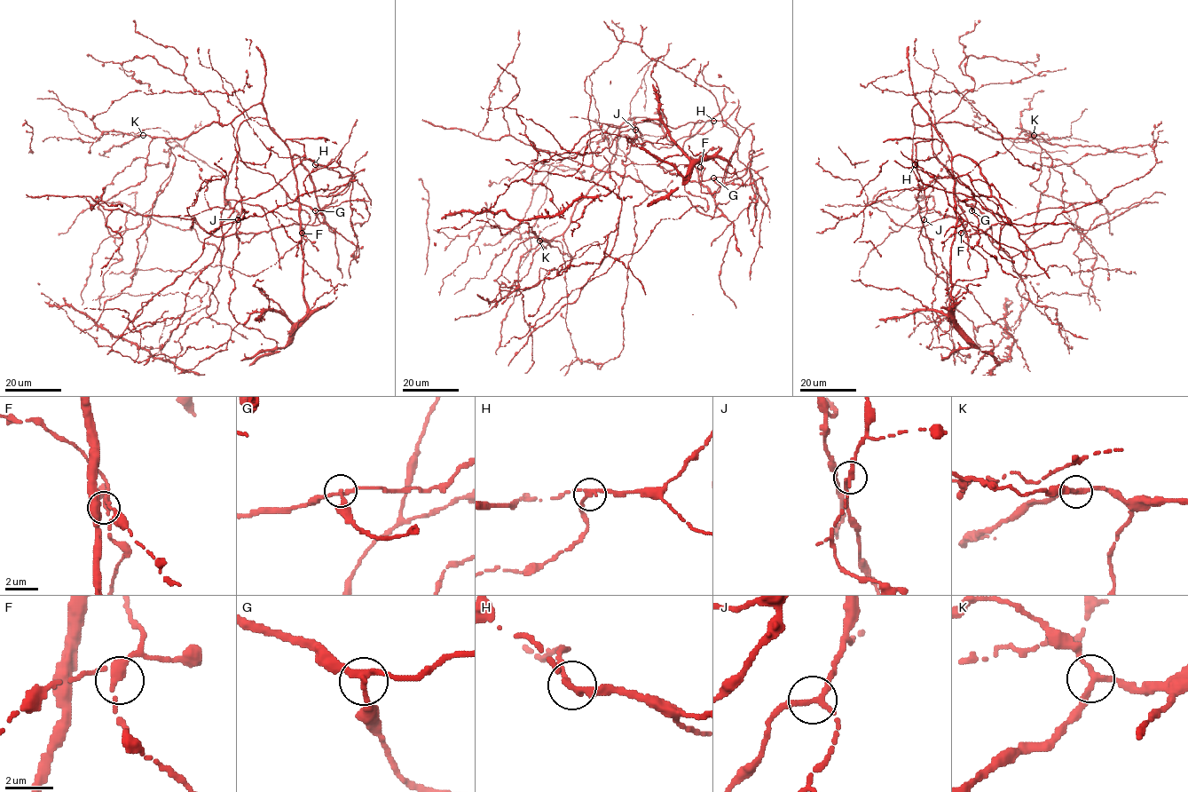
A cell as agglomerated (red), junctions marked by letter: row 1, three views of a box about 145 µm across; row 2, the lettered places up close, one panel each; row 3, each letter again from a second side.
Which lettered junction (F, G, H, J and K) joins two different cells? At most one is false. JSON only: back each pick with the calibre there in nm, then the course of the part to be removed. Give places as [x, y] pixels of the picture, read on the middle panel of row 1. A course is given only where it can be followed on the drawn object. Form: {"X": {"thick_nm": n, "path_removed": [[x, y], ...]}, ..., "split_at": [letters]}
{"H": {"thick_nm": 240, "path_removed": [[713, 121], [706, 132], [682, 137], [671, 146], [658, 149], [636, 136], [616, 139], [649, 194], [672, 180]]}, "split_at": ["H"]}

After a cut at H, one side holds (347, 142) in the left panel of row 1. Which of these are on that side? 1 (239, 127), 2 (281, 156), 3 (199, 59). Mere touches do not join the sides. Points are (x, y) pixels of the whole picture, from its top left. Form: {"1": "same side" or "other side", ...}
{"1": "same side", "2": "other side", "3": "other side"}

